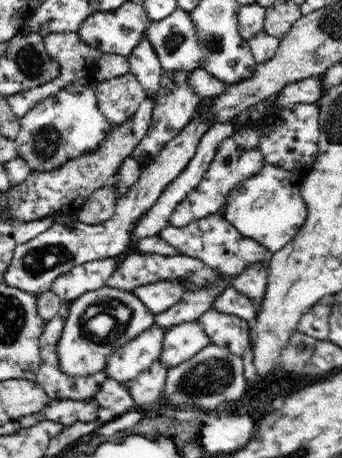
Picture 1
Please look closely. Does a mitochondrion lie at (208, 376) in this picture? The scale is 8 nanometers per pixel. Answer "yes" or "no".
yes

